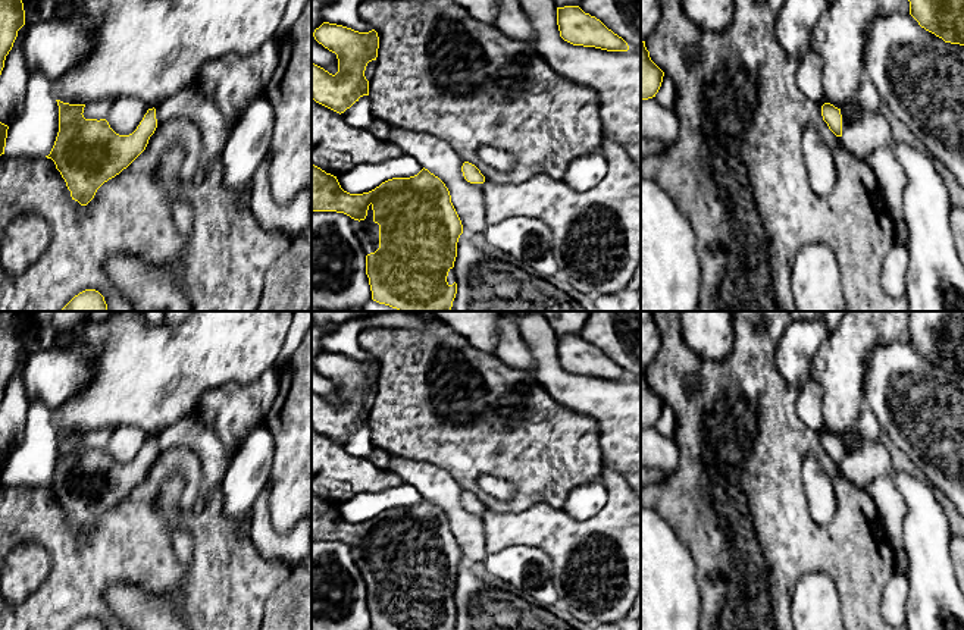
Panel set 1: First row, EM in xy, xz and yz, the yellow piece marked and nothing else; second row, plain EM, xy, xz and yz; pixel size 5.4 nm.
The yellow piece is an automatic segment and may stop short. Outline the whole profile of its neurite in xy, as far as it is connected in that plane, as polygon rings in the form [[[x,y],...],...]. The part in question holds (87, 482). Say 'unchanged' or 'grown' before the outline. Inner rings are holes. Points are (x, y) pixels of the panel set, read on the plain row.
grown | [[[195,416],[185,417],[165,427],[159,435],[148,438],[137,458],[129,464],[116,463],[106,448],[85,448],[82,443],[85,433],[56,430],[59,435],[59,461],[50,483],[46,486],[54,490],[71,520],[72,529],[81,535],[87,535],[104,511],[119,504],[145,479],[150,466],[162,452],[168,449],[178,451],[181,446],[187,446],[200,458],[203,482],[200,495],[193,505],[197,514],[204,511],[209,492],[222,485],[226,470],[235,457],[226,451],[215,430]]]

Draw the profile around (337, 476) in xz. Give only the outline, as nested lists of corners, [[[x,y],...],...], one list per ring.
[[[312,429],[312,492],[334,505],[362,492],[381,492],[404,485],[401,477],[354,457],[342,443]]]

